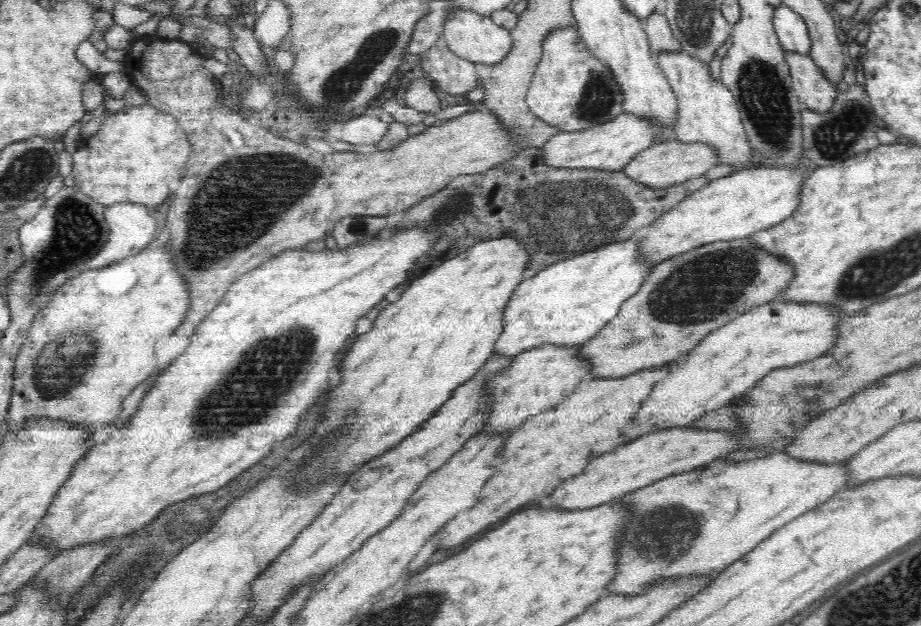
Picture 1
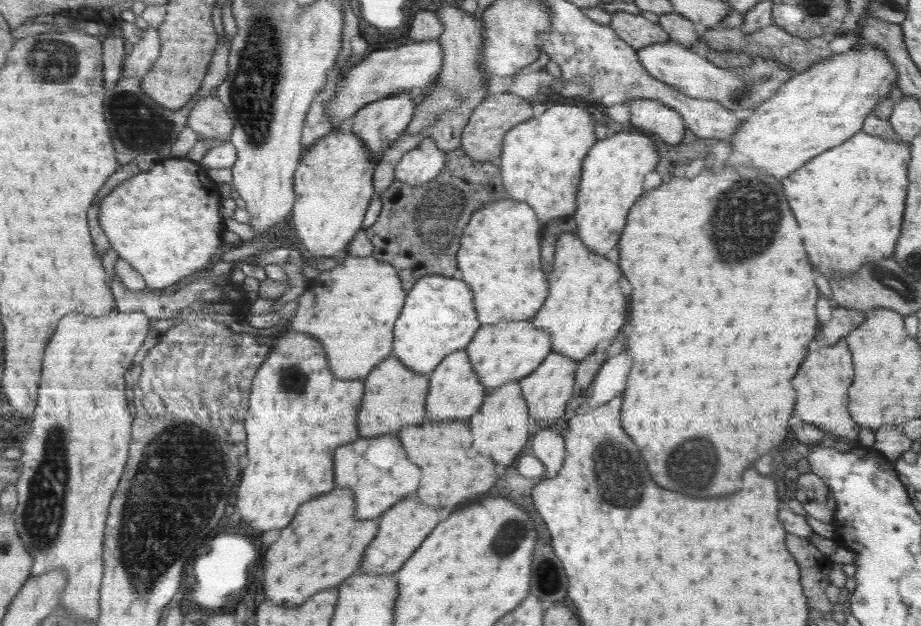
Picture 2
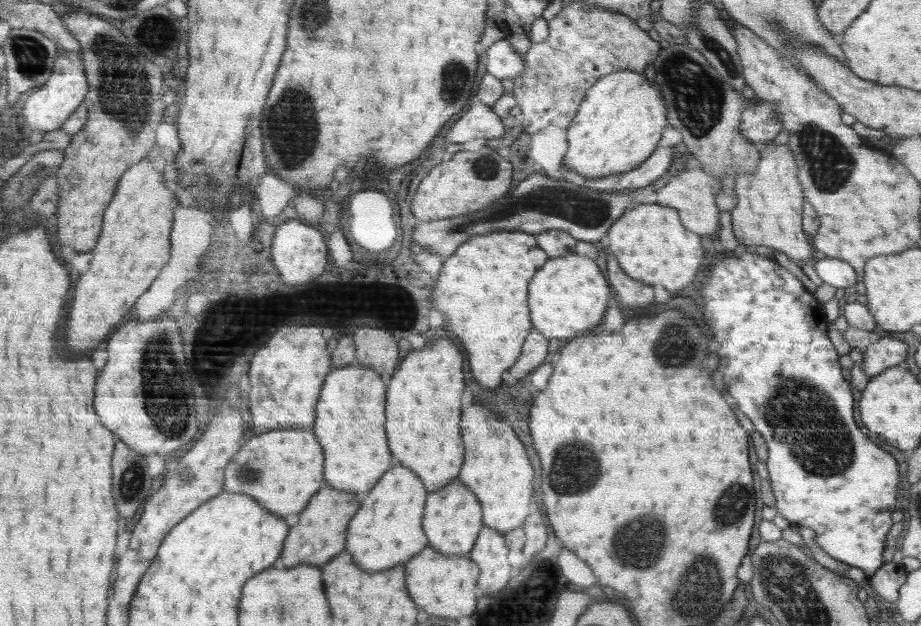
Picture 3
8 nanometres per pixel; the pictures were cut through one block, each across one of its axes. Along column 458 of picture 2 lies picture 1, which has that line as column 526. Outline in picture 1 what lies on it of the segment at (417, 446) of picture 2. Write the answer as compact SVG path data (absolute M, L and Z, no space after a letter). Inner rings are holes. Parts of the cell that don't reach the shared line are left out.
M668 366L644 370L642 378L590 378L582 382L574 394L562 400L556 408L538 414L536 418L528 418L520 430L516 430L508 444L502 450L500 472L492 476L484 490L482 500L466 512L460 512L452 522L440 530L438 548L450 548L466 542L470 536L486 530L490 524L506 518L514 510L522 508L524 504L550 494L560 482L580 474L588 464L574 464L574 462L590 462L588 454L584 454L584 446L588 442L602 442L604 438L616 438L616 434L624 434L624 426L628 426L628 418L636 412L636 406L648 398L652 386L660 382L668 374Z

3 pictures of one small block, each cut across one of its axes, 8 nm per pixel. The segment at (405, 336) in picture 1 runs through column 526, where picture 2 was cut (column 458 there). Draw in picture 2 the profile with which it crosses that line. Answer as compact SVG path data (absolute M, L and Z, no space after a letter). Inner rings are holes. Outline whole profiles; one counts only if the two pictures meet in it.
M504 198L492 202L484 209L473 214L467 221L464 236L461 238L461 248L457 253L457 265L461 269L461 279L473 290L474 304L477 309L481 326L497 325L500 322L530 321L541 310L549 294L548 275L542 271L540 265L541 225L534 210L526 202L514 202Z

